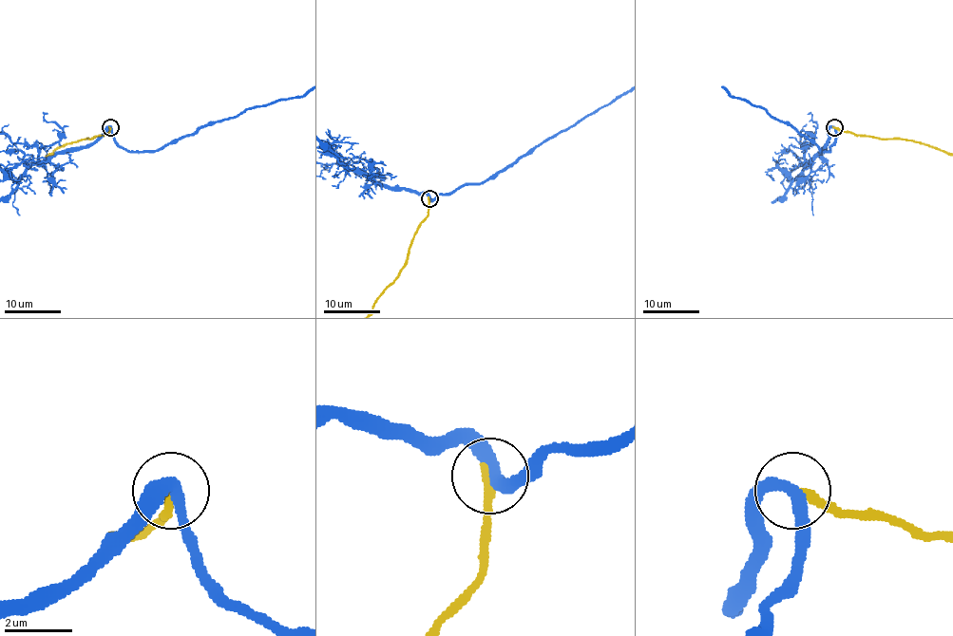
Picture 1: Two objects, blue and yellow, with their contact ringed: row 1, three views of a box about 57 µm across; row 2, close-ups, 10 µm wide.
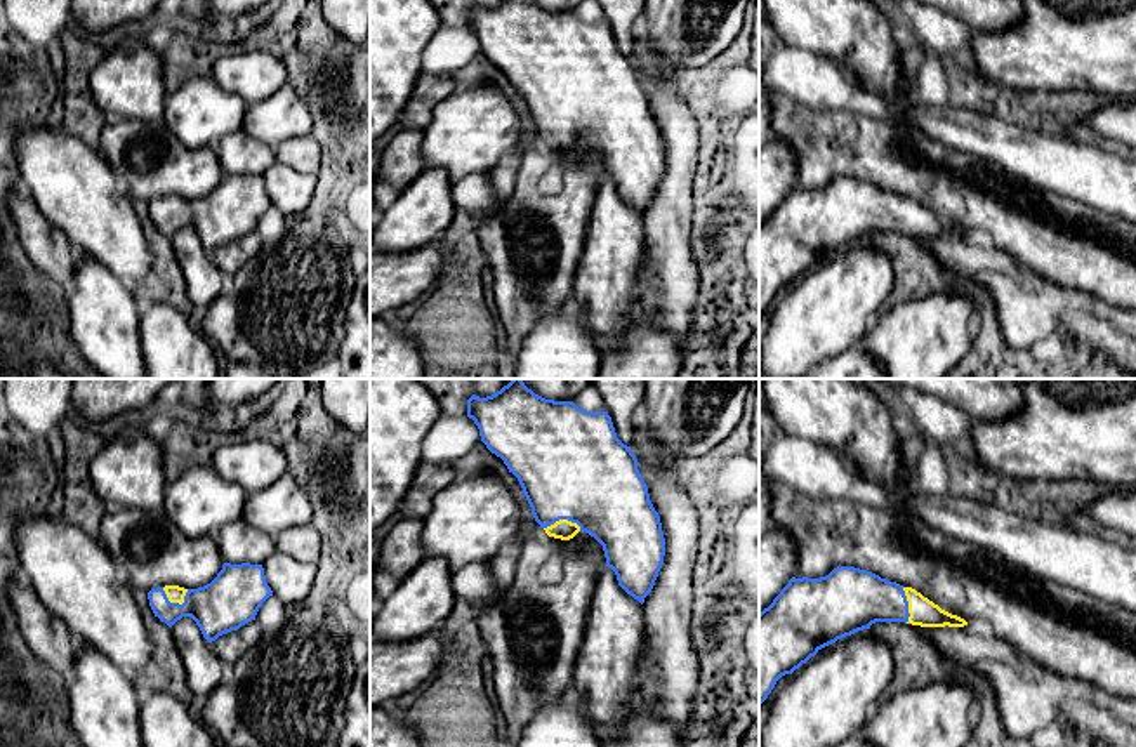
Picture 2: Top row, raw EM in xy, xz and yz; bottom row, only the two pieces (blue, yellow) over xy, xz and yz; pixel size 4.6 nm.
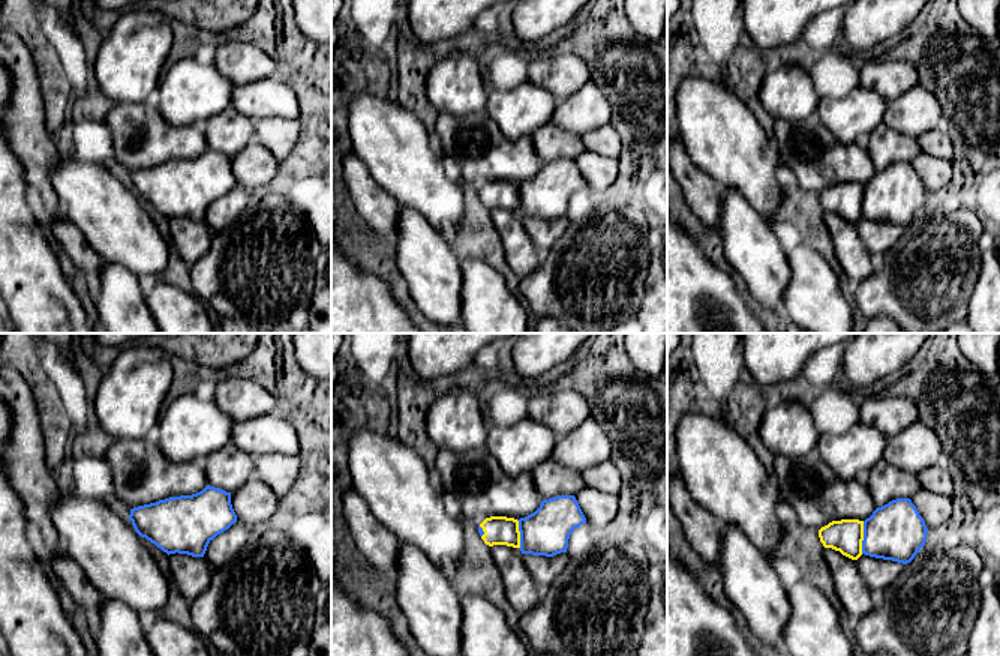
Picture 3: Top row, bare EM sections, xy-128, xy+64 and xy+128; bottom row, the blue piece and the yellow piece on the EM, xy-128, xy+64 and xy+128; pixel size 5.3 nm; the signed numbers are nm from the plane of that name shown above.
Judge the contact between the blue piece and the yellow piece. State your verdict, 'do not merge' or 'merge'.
merge

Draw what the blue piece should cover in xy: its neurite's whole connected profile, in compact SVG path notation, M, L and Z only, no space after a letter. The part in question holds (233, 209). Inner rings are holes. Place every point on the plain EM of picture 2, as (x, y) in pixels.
M224 174L217 188L198 200L165 196L148 203L155 228L168 238L191 228L208 254L255 231L269 207L262 175L250 174Z

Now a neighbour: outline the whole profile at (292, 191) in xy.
M276 162L262 175L266 193L287 217L309 208L316 188L316 177L294 170Z

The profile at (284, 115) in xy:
M288 83L261 102L247 106L243 127L250 137L276 148L292 137L311 136L313 115Z

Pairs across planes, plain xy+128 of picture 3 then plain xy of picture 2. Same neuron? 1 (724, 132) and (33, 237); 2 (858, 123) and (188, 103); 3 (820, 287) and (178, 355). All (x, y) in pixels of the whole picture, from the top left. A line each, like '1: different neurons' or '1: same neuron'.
1: different neurons
2: same neuron
3: same neuron

